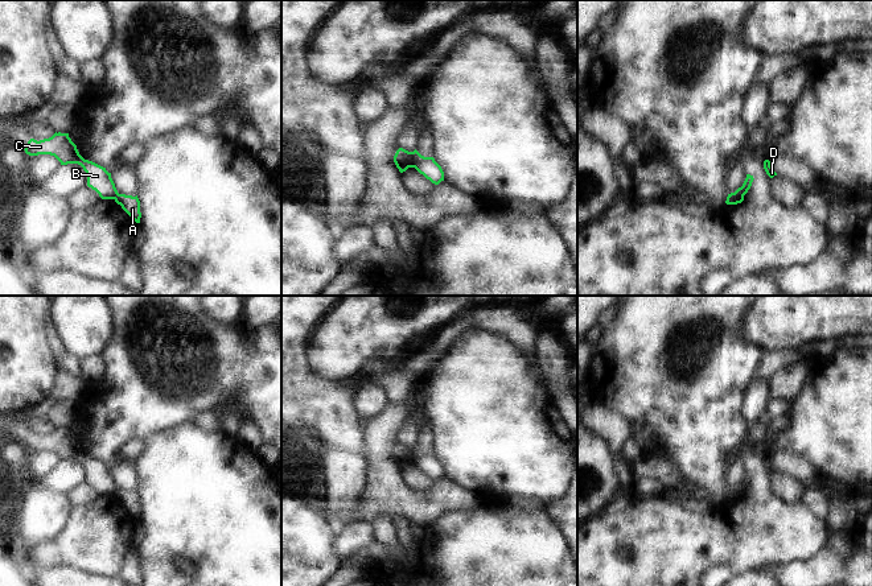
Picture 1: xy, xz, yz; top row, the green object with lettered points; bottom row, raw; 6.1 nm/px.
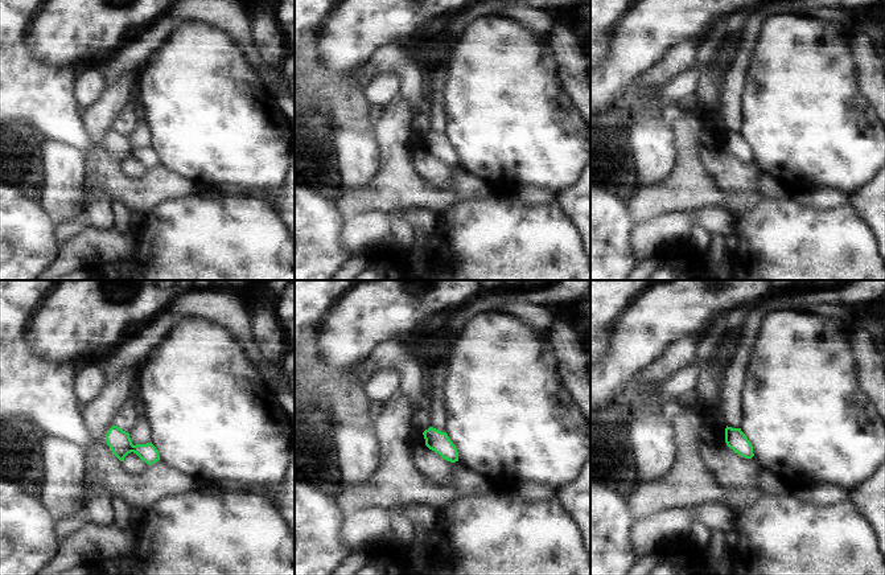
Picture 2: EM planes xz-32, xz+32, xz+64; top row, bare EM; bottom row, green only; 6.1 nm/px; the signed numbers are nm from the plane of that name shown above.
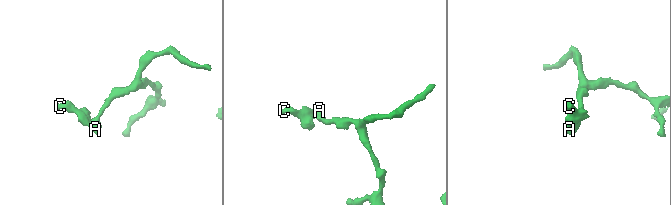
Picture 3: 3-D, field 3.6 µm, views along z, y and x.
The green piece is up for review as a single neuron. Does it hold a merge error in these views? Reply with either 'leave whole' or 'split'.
split

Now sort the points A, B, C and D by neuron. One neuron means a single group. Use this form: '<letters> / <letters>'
A / B C D

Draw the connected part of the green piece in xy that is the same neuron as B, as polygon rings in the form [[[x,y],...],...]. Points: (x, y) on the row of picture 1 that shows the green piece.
[[[55,132],[52,137],[40,141],[30,139],[24,150],[29,156],[54,156],[61,165],[81,165],[87,174],[87,186],[95,190],[102,199],[115,199],[119,194],[111,173],[108,173],[106,168],[85,160],[79,154],[77,145],[69,137],[69,133]]]

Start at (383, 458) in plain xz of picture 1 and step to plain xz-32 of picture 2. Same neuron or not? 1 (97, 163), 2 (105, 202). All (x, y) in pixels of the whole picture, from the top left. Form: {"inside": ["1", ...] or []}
{"inside": ["1"]}

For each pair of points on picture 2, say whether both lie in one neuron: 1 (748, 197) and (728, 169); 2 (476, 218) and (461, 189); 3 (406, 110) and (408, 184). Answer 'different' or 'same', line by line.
1: same
2: different
3: same

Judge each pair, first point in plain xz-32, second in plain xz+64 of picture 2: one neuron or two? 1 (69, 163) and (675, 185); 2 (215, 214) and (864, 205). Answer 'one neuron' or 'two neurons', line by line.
1: two neurons
2: two neurons

